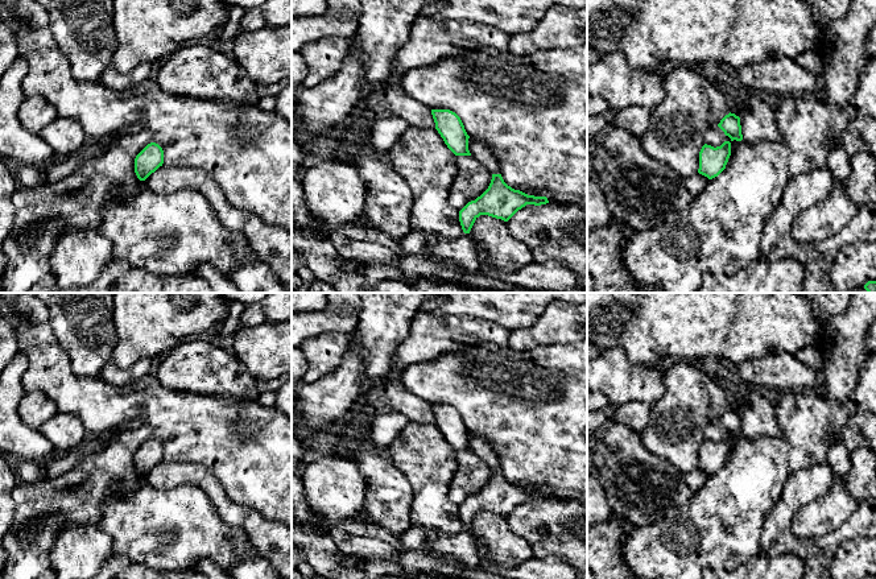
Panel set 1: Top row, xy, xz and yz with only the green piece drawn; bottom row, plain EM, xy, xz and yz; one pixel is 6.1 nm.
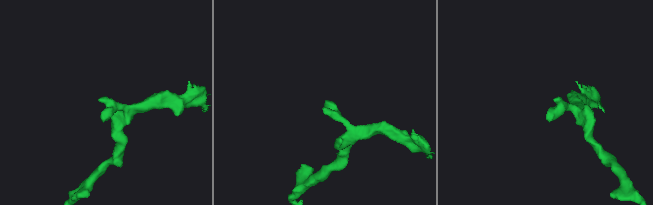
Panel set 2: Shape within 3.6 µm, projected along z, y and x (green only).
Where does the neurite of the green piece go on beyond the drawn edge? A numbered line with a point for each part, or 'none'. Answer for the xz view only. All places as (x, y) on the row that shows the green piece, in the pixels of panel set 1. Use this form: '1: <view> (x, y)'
none

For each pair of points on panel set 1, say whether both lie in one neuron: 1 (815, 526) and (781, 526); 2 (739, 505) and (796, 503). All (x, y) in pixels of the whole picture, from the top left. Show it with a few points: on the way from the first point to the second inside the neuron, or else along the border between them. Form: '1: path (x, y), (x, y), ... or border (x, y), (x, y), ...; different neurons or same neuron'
1: border (810, 503), (792, 521), (800, 538); different neurons
2: border (789, 476), (781, 497), (765, 516), (761, 532); different neurons

